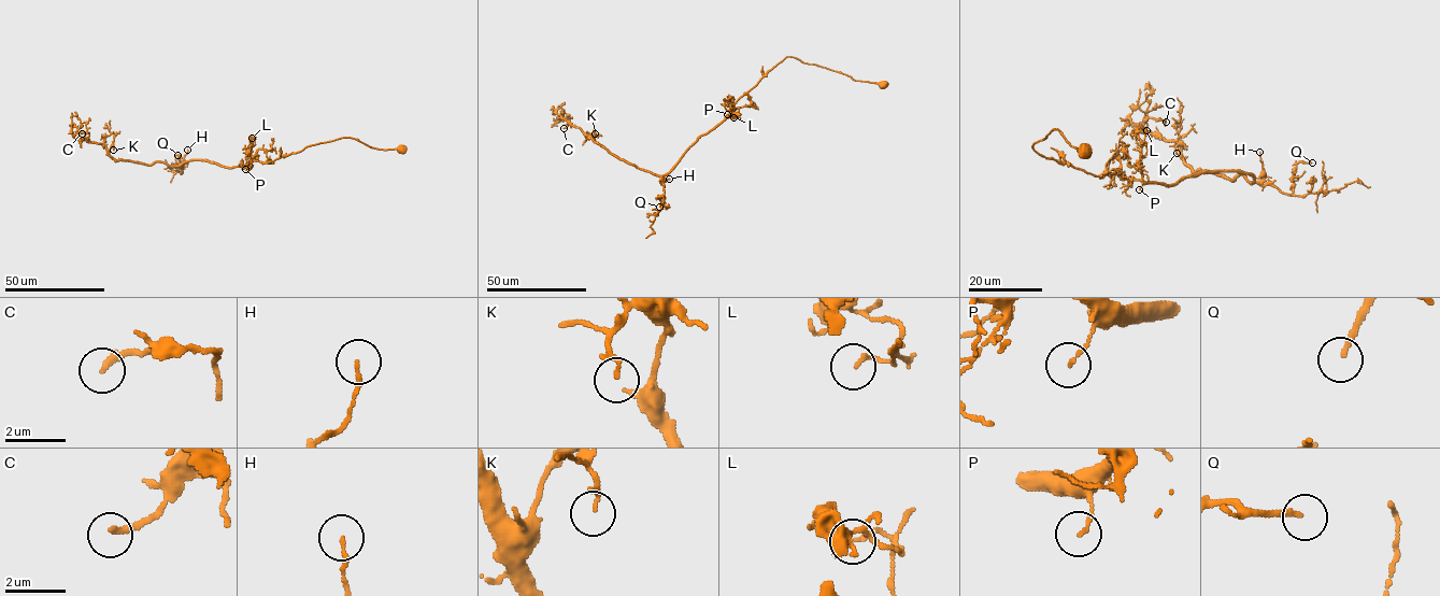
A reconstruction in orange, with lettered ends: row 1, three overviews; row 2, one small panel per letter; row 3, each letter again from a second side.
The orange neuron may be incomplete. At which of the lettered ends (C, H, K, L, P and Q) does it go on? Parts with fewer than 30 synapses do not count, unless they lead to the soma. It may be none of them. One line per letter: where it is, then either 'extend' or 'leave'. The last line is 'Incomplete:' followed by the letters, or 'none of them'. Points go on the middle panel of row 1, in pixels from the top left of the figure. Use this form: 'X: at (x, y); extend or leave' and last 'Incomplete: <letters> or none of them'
C: at (564, 128); leave
H: at (669, 179); leave
K: at (595, 133); leave
L: at (733, 117); leave
P: at (727, 114); leave
Q: at (659, 207); leave
Incomplete: none of them

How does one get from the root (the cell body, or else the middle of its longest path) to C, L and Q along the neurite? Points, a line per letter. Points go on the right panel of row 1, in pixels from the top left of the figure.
C: (1083, 151), (1057, 129), (1032, 145), (1096, 175), (1253, 182), (1195, 172), (1143, 126), (1166, 122)
L: (1083, 151), (1057, 129), (1032, 145), (1044, 157), (1096, 175), (1118, 172), (1141, 180), (1140, 147), (1146, 130)
Q: (1083, 151), (1057, 129), (1032, 145), (1096, 175), (1173, 184), (1244, 171), (1291, 195), (1296, 165), (1312, 162)

